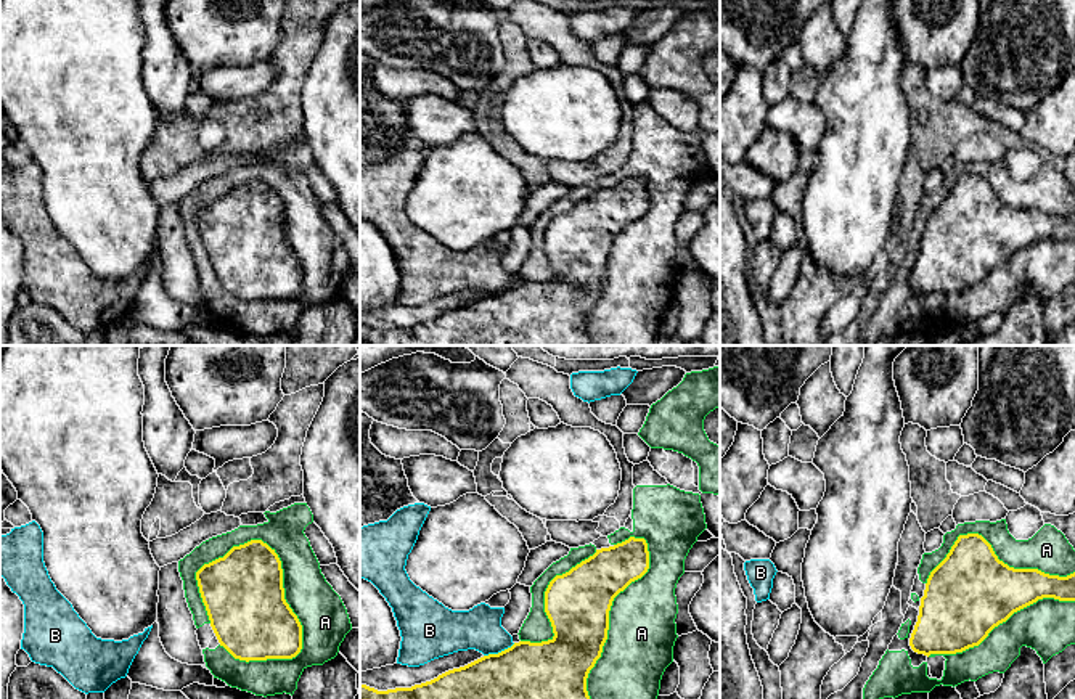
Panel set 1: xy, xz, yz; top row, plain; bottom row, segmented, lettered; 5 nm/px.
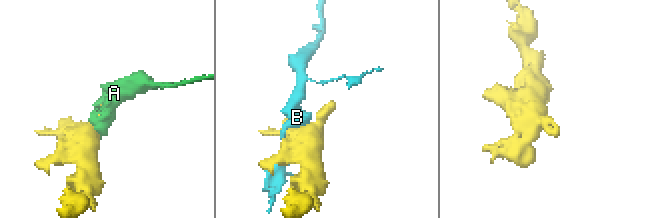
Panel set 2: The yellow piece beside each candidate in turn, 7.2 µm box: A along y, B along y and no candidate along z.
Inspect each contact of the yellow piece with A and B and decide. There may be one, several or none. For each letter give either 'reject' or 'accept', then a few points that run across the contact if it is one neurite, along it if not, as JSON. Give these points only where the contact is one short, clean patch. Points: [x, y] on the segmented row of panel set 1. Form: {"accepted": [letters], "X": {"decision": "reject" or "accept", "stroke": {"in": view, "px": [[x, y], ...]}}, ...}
{"accepted": [], "A": {"decision": "reject"}, "B": {"decision": "reject"}}

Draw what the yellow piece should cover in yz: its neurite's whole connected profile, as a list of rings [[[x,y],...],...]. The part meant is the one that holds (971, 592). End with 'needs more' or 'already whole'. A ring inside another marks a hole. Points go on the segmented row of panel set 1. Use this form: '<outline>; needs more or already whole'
[[[979,533],[959,535],[946,558],[930,572],[919,615],[909,638],[914,652],[956,654],[979,646],[988,633],[1014,612],[1043,598],[1075,601],[1075,572],[1067,577],[1038,569],[1014,569],[998,559]]]; already whole

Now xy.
[[[262,540],[233,546],[223,558],[196,572],[211,627],[235,659],[292,659],[302,649],[302,625],[284,599],[283,569],[275,550]]]; already whole

